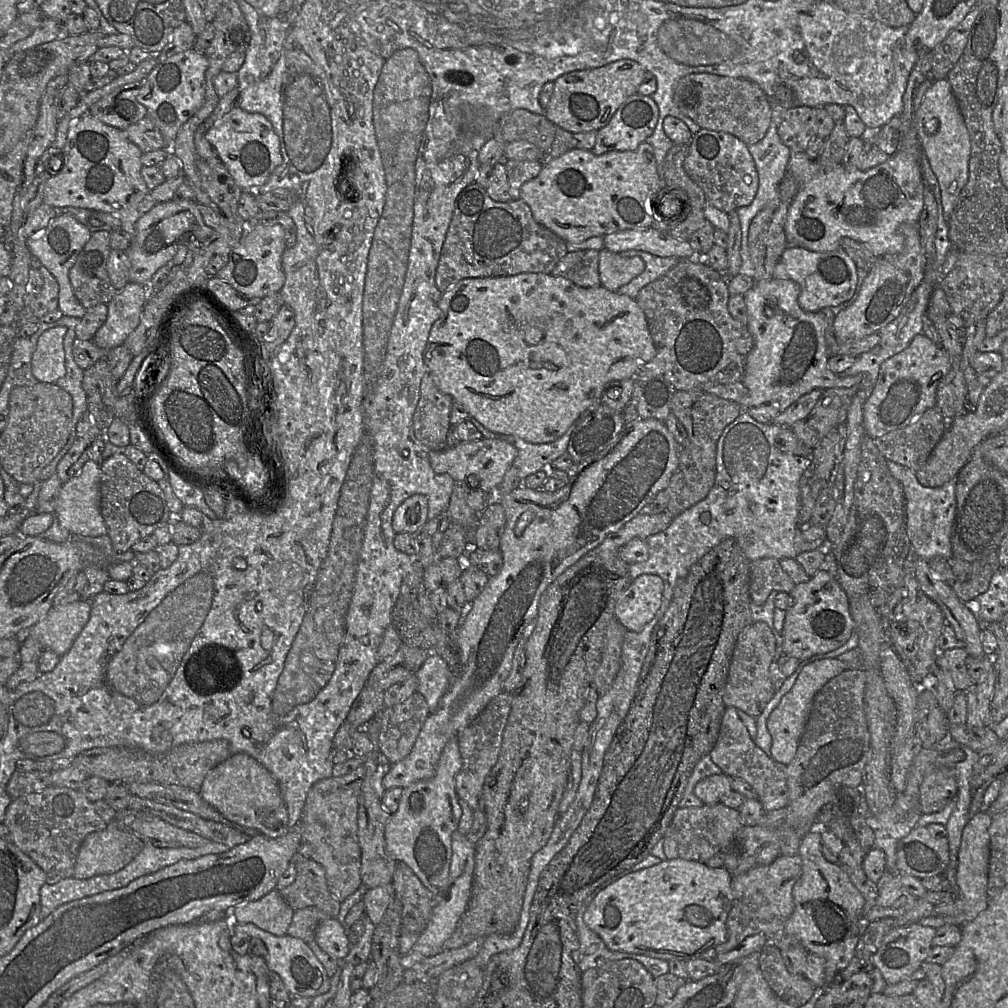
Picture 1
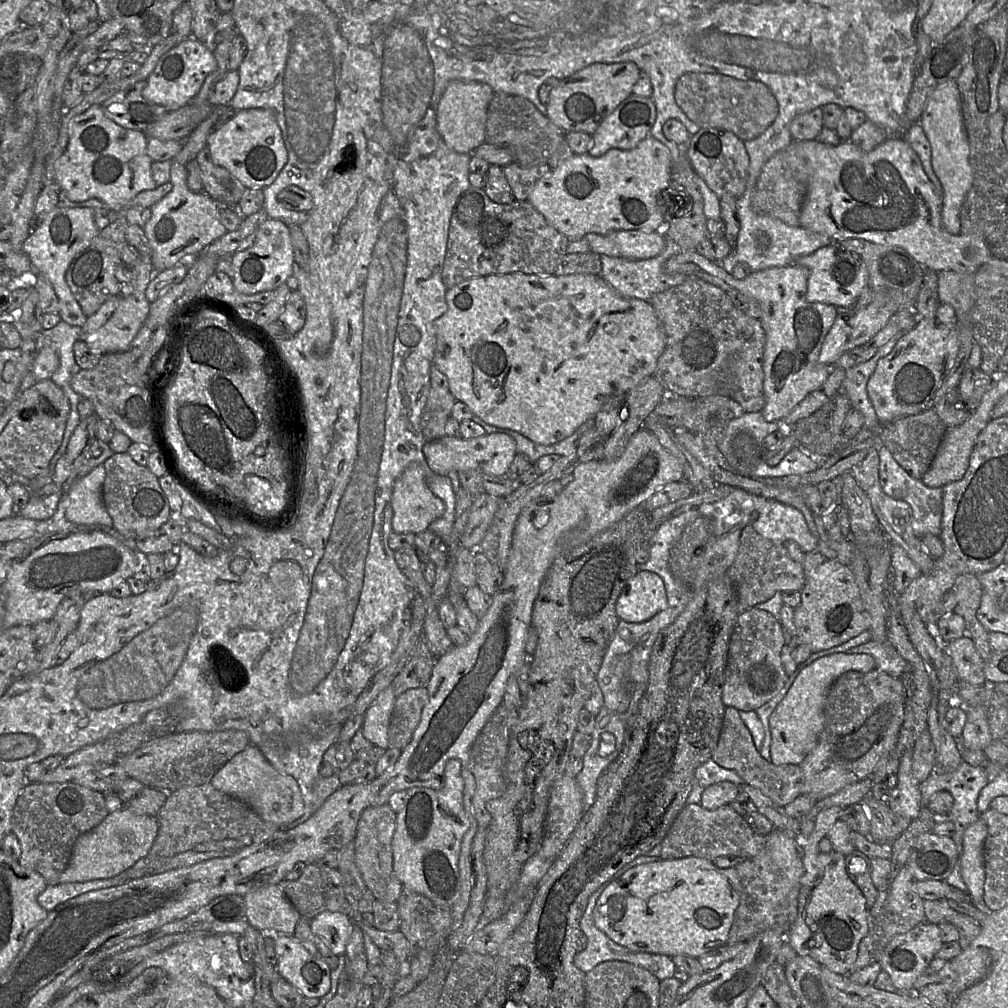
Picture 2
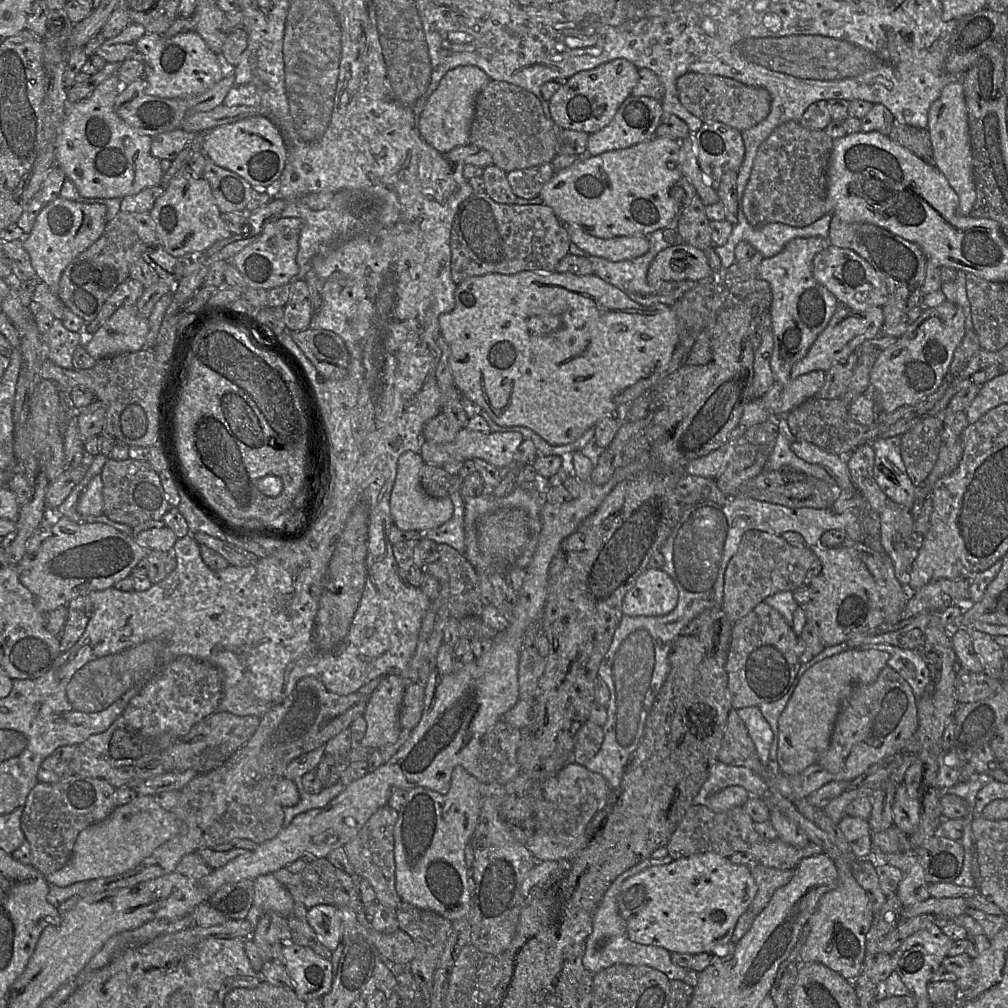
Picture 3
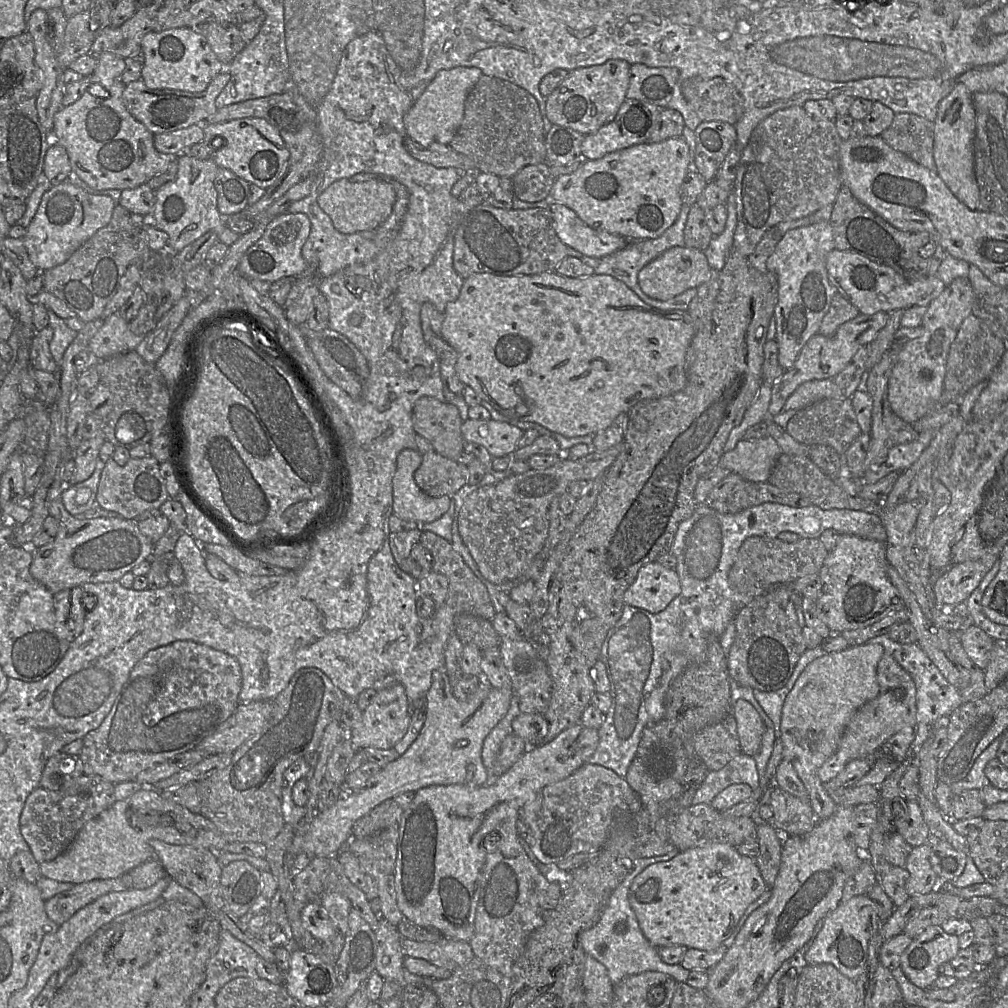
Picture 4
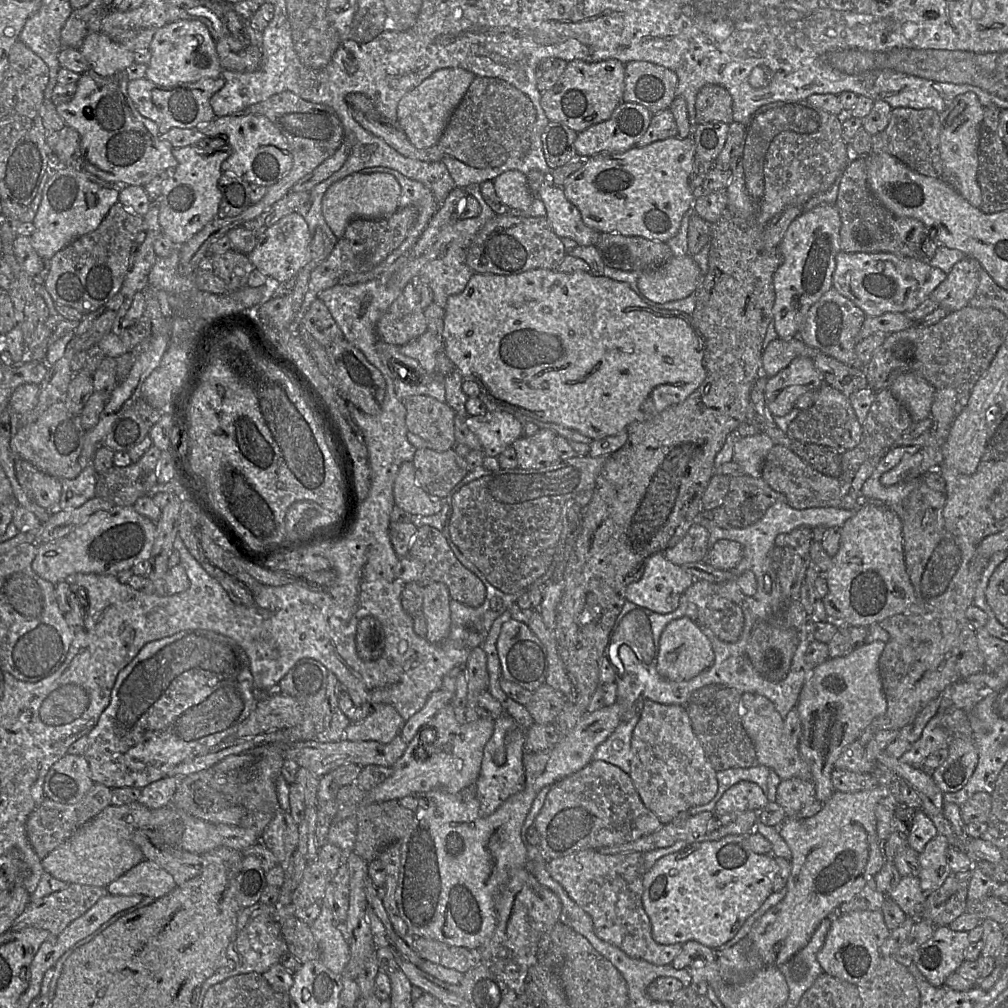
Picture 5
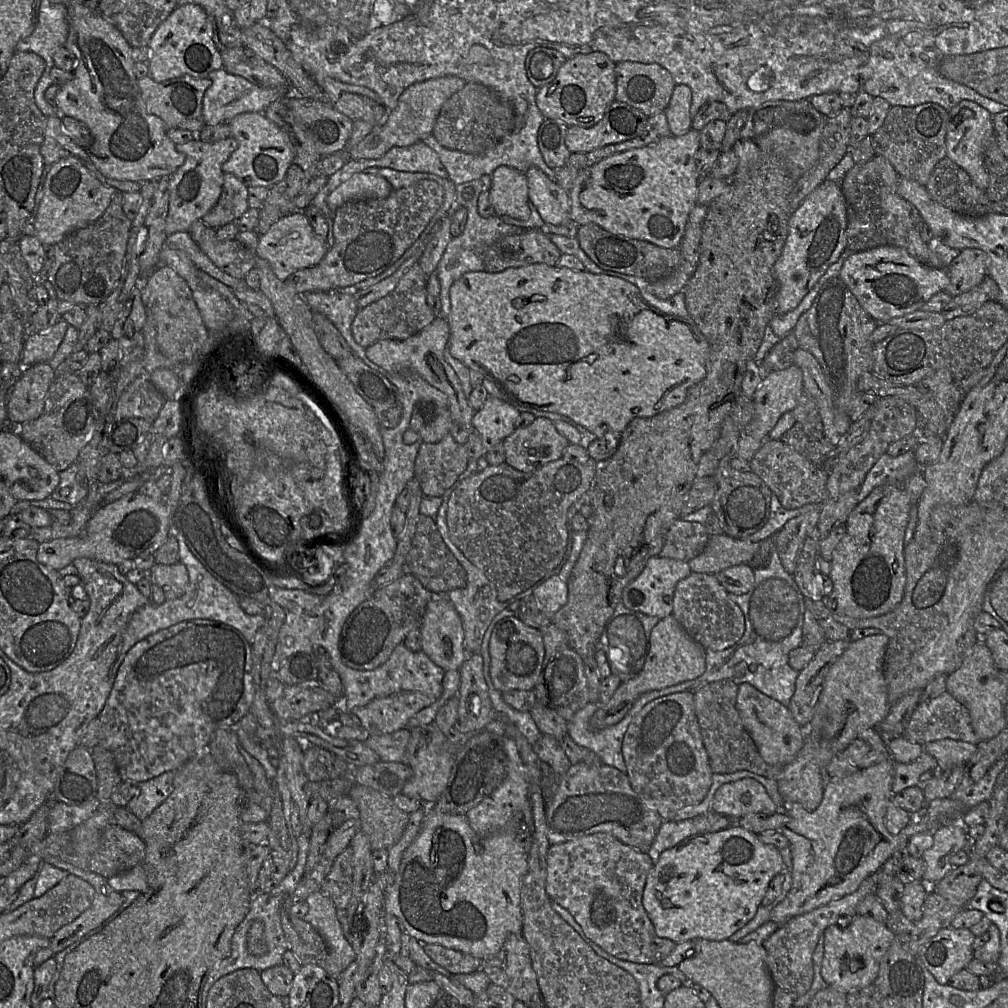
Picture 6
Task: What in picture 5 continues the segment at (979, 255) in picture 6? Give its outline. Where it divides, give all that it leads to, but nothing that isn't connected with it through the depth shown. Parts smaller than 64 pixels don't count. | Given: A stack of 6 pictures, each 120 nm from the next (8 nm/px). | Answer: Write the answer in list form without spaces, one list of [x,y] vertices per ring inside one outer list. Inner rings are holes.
[[[965,256],[952,267],[929,297],[938,304],[938,307],[949,313],[969,305],[979,283],[981,267],[977,259]]]

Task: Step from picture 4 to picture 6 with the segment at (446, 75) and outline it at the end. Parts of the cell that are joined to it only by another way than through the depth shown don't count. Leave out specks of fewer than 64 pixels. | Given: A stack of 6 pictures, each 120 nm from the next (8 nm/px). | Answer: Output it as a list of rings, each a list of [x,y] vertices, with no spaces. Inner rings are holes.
[[[447,75],[412,84],[403,91],[397,106],[387,112],[382,123],[374,125],[371,132],[358,144],[347,148],[348,158],[353,160],[380,158],[392,147],[409,146],[424,140],[432,134],[435,120],[443,104],[466,83],[458,76]]]

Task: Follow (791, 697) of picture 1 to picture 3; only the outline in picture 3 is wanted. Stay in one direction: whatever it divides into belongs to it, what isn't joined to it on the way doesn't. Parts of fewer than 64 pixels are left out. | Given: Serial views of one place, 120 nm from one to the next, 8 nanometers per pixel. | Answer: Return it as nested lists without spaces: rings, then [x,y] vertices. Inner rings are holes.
[[[849,649],[816,662],[804,672],[778,719],[777,760],[781,772],[796,775],[817,763],[830,744],[845,697],[854,685],[873,683],[888,659],[889,654],[883,651]]]

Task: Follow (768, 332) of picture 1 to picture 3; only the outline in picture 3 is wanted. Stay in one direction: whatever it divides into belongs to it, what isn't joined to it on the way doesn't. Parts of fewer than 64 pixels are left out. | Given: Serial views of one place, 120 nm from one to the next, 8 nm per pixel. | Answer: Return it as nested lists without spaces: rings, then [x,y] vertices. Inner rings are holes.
[[[828,237],[795,238],[780,253],[765,258],[758,266],[758,276],[768,282],[772,297],[769,320],[774,345],[770,368],[775,382],[783,388],[780,405],[770,415],[783,416],[790,413],[813,398],[824,385],[825,371],[813,371],[795,379],[790,377],[790,373],[793,365],[806,355],[818,335],[826,328],[838,307],[837,298],[812,275],[815,256],[829,245]],[[688,244],[660,251],[649,265],[646,280],[649,285],[691,280],[698,282],[712,275],[704,252]]]

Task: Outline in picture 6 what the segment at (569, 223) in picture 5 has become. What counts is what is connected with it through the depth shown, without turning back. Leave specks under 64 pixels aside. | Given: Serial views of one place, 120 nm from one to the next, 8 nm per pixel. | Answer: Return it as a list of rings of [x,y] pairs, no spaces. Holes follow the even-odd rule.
[[[530,167],[525,175],[528,181],[529,201],[535,205],[544,222],[552,225],[572,222],[568,192],[538,167]]]

